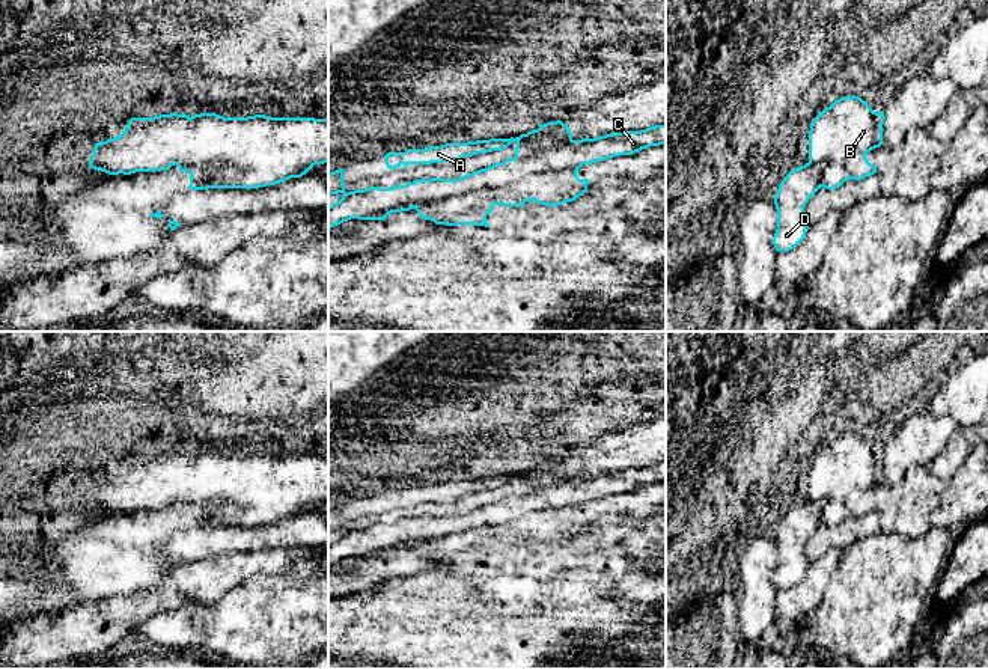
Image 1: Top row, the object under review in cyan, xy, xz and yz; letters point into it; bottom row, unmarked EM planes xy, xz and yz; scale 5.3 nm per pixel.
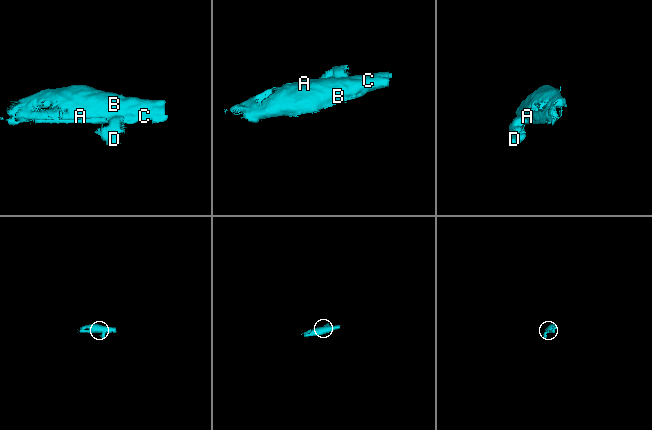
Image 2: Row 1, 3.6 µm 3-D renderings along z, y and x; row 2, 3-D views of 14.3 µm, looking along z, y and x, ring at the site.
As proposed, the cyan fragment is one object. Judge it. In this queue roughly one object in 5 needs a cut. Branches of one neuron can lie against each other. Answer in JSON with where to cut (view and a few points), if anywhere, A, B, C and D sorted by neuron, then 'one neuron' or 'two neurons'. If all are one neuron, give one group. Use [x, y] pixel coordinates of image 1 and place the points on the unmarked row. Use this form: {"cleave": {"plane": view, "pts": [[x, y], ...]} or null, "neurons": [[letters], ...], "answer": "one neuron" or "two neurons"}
{"cleave": {"plane": "xz", "pts": [[571, 476], [545, 484], [512, 478]]}, "neurons": [["A", "B", "C"], ["D"]], "answer": "two neurons"}

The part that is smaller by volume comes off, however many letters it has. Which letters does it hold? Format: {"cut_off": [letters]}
{"cut_off": ["D"]}

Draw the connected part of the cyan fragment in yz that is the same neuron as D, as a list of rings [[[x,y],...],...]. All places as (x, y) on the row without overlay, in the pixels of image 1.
[[[812,500],[791,508],[783,515],[774,535],[777,567],[773,582],[777,589],[789,589],[804,577],[810,564],[804,545],[819,526],[821,508]]]

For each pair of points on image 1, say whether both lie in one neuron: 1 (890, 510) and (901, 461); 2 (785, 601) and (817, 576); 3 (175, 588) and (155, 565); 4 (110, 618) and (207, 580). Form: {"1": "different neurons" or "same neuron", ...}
{"1": "different neurons", "2": "same neuron", "3": "different neurons", "4": "same neuron"}

